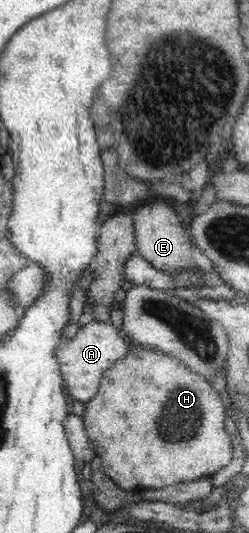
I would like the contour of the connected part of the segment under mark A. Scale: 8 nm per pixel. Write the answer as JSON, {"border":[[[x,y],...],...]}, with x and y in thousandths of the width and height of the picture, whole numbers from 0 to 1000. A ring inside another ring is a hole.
{"border":[[[373,600],[325,614],[309,629],[281,638],[257,638],[225,655],[229,679],[245,683],[245,705],[257,713],[257,732],[289,752],[349,756],[390,741],[414,704],[486,674],[510,670],[530,651],[514,636],[438,606]]]}

